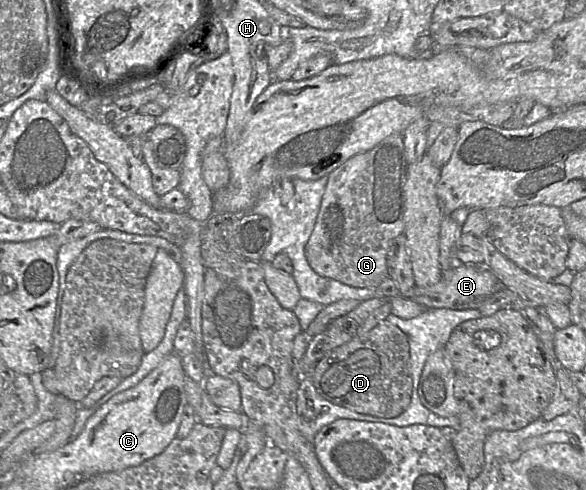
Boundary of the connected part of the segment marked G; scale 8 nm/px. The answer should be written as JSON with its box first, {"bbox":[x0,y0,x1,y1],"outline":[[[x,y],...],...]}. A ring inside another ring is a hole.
{"bbox":[305,133,407,289],"outline":[[[393,133],[327,175],[315,226],[305,246],[306,259],[318,275],[369,289],[377,289],[388,277],[390,245],[404,231],[407,166],[402,134]]]}

